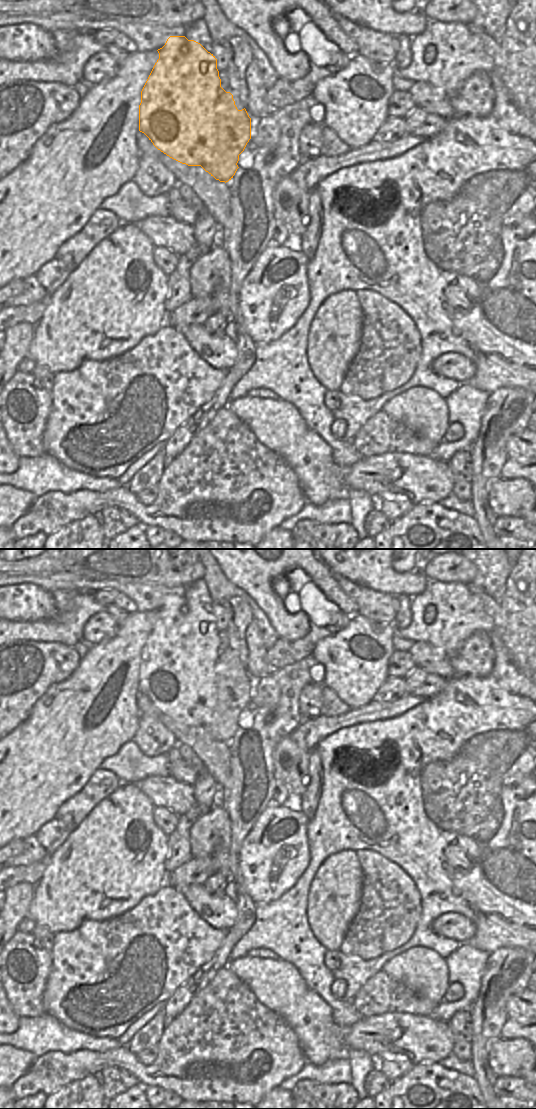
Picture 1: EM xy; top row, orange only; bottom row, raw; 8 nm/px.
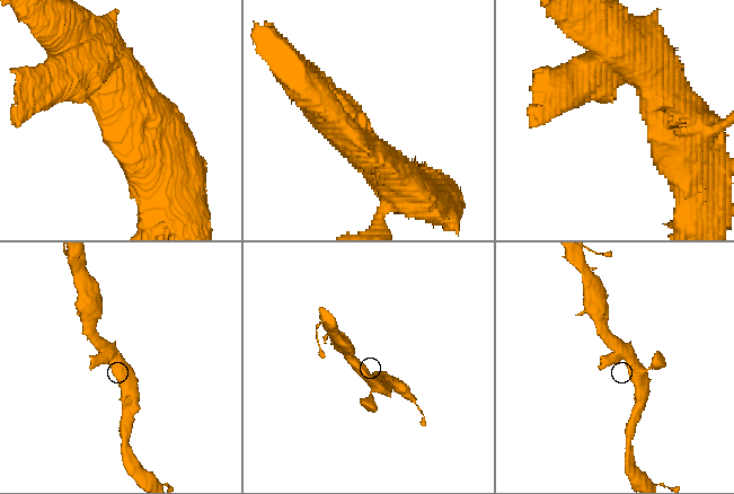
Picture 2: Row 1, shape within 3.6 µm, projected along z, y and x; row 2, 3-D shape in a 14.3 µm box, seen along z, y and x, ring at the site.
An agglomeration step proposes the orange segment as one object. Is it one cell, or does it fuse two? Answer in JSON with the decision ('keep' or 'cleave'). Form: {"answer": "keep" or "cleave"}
{"answer": "cleave"}

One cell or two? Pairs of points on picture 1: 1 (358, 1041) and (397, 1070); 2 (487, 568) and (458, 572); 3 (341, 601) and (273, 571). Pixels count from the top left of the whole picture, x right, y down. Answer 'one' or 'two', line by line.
1: two
2: two
3: one

